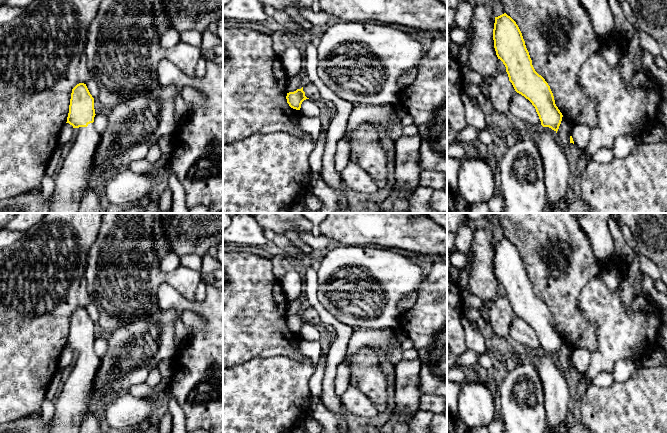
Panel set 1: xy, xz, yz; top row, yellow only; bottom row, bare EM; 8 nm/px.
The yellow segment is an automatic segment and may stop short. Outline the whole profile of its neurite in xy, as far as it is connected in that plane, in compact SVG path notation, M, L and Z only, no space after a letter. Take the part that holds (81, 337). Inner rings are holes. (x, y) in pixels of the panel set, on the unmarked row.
M77 308L72 313L66 347L77 352L78 359L55 400L54 425L50 433L79 433L101 364L101 357L93 348L95 339L94 322L86 308Z

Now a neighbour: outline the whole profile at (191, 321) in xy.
M185 311L180 314L179 317L182 320L188 333L197 329L203 329L206 326L206 320L193 312Z

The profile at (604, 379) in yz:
M601 372L591 379L591 382L601 388L609 387L614 382L613 374L612 372Z

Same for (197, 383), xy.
M169 284L158 288L159 307L165 311L185 311L200 315L206 320L203 329L189 333L186 343L173 359L174 374L168 381L169 391L184 411L186 430L191 433L203 429L207 433L223 433L223 289L207 285L203 302L187 300Z

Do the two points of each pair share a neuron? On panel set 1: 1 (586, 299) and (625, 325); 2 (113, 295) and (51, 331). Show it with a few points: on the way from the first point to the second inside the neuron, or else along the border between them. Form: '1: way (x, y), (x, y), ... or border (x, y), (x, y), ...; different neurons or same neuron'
1: way (596, 303), (615, 321); same neuron
2: border (85, 279), (87, 293), (91, 302); different neurons

